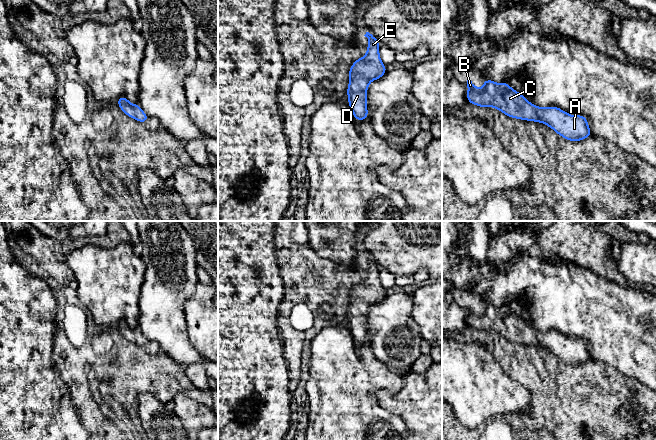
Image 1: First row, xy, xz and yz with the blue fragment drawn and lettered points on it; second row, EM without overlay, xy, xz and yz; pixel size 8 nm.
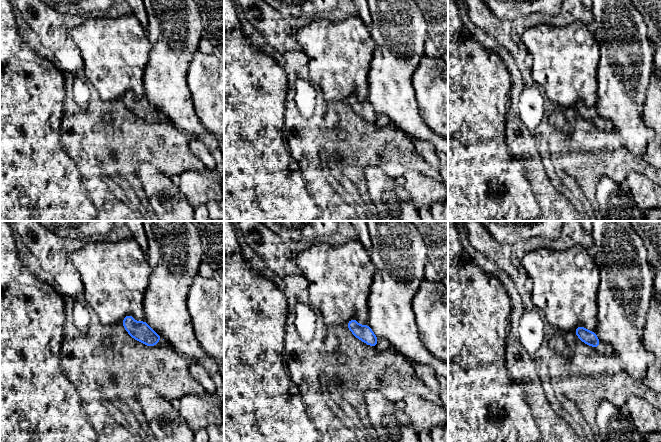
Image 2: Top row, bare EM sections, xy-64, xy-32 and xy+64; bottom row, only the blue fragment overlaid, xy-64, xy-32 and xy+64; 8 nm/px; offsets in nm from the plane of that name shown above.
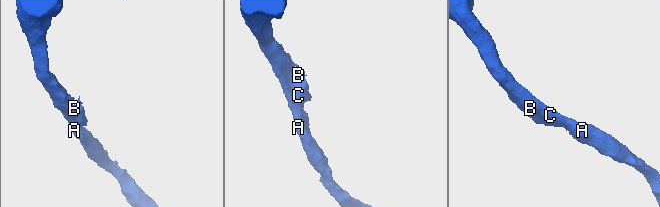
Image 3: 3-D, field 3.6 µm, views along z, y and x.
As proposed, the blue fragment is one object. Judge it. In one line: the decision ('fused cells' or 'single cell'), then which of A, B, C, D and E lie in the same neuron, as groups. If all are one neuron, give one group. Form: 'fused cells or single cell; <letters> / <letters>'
single cell; A B C D E

